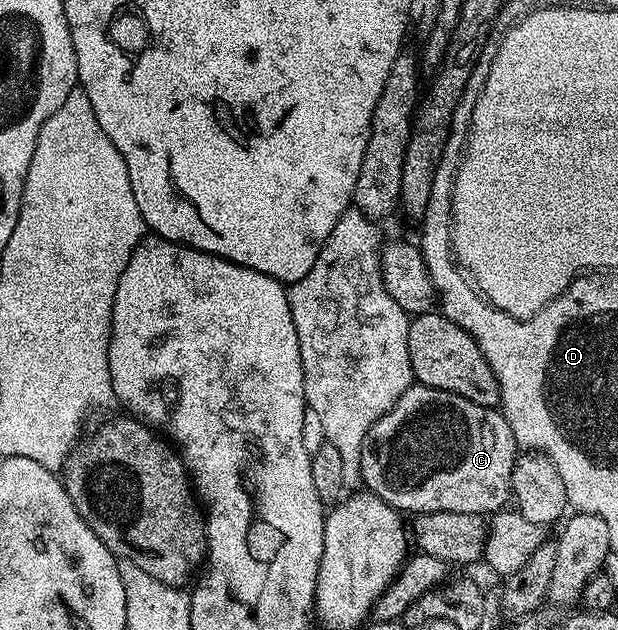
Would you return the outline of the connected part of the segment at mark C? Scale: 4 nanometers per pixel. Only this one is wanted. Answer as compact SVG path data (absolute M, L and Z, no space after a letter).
M415 383L401 393L394 407L379 419L378 426L387 427L390 423L395 430L395 440L391 443L391 452L383 467L375 463L374 442L364 443L361 453L361 480L365 481L366 490L381 497L383 503L388 503L400 513L452 511L484 517L508 506L512 498L511 478L517 458L517 444L502 410L477 405L460 395Z

